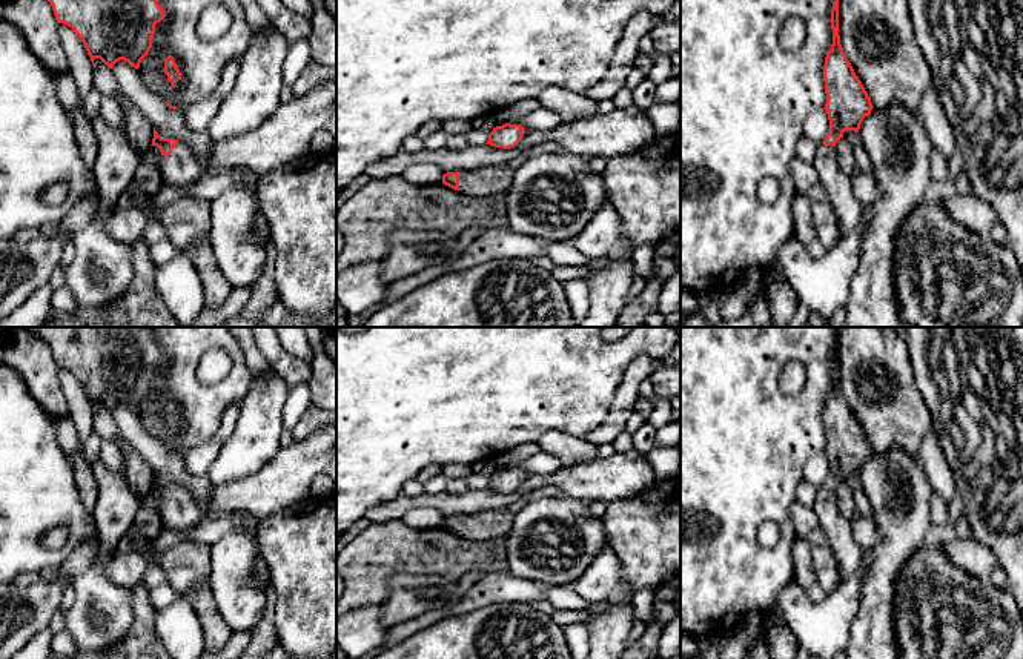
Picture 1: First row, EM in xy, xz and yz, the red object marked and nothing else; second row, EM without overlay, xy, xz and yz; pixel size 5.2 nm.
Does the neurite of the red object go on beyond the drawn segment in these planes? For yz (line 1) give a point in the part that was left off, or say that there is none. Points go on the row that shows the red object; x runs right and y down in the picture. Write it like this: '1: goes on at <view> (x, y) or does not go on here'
1: goes on at yz (837, 186)

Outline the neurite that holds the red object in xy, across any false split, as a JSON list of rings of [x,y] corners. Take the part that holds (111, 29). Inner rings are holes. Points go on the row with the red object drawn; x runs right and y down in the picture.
[[[48,0],[57,23],[68,25],[83,41],[94,65],[100,58],[111,69],[120,60],[135,69],[152,48],[155,25],[166,14],[158,0]]]

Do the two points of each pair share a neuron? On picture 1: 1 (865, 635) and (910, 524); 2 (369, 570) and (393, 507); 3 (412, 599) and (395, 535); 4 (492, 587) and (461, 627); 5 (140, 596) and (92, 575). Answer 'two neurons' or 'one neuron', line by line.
1: one neuron
2: two neurons
3: two neurons
4: two neurons
5: two neurons

